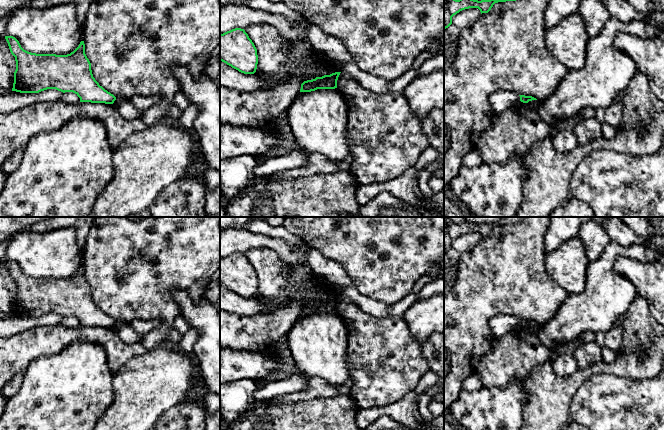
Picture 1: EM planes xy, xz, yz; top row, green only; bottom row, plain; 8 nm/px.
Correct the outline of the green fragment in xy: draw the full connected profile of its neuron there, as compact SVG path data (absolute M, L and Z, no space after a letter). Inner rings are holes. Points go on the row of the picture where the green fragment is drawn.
M5 36L5 39L16 61L12 91L39 93L47 89L56 89L63 93L75 93L80 102L113 104L116 100L116 97L100 86L93 77L91 63L85 54L84 41L81 41L70 54L56 55L31 53L24 50L15 37Z

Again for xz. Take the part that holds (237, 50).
M235 28L220 34L220 61L244 74L257 69L257 49L244 29Z

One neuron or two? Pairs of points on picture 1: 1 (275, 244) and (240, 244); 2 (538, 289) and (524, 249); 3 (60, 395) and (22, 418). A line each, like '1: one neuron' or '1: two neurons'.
1: one neuron
2: one neuron
3: one neuron

